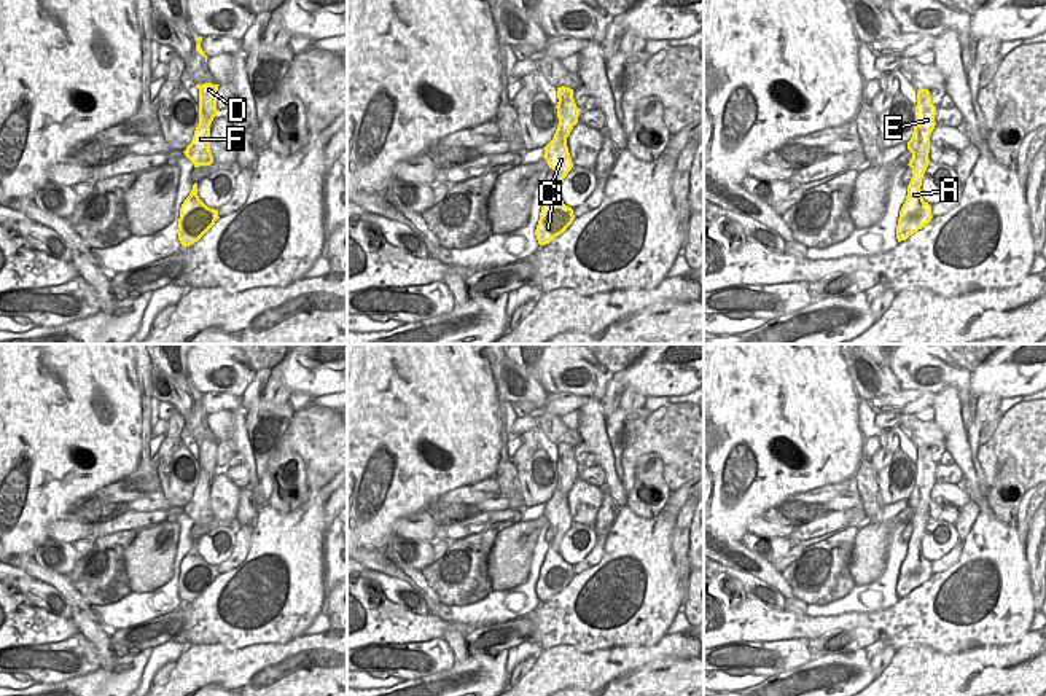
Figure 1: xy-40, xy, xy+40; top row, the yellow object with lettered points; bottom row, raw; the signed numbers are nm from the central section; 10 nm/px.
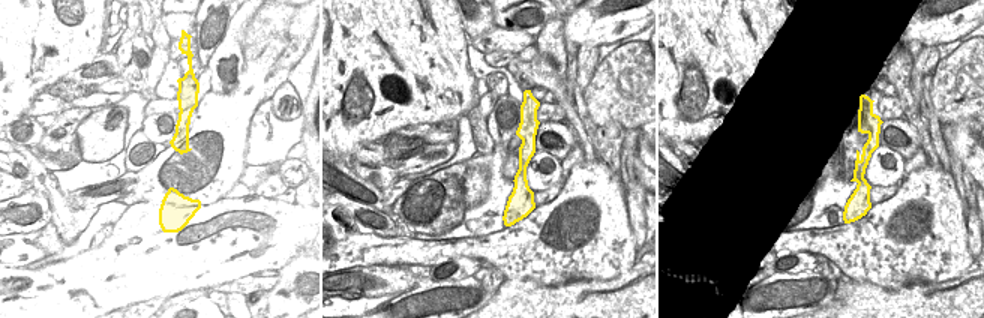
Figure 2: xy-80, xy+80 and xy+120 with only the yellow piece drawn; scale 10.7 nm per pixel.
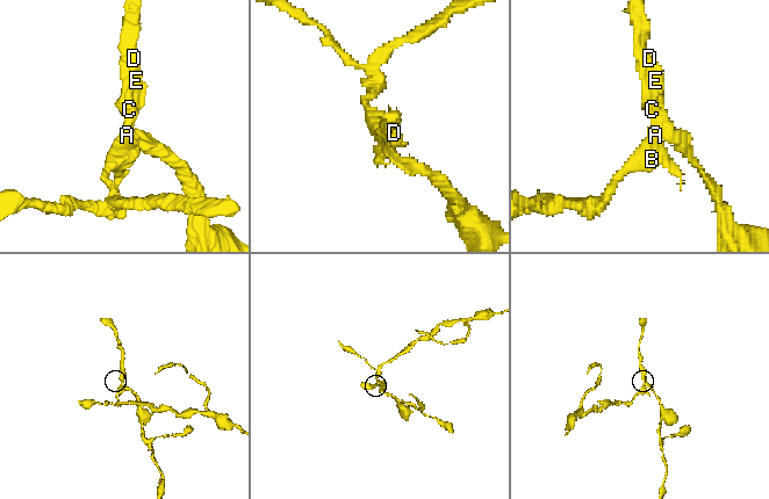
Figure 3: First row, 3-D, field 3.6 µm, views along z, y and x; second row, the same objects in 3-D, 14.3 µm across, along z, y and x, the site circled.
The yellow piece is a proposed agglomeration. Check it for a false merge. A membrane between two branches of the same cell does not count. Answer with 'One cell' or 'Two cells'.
Two cells.

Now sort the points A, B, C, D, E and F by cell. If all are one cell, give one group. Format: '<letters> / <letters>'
A B C F / D E

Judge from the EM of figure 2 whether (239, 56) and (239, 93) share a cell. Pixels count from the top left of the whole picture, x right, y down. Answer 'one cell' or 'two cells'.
one cell

